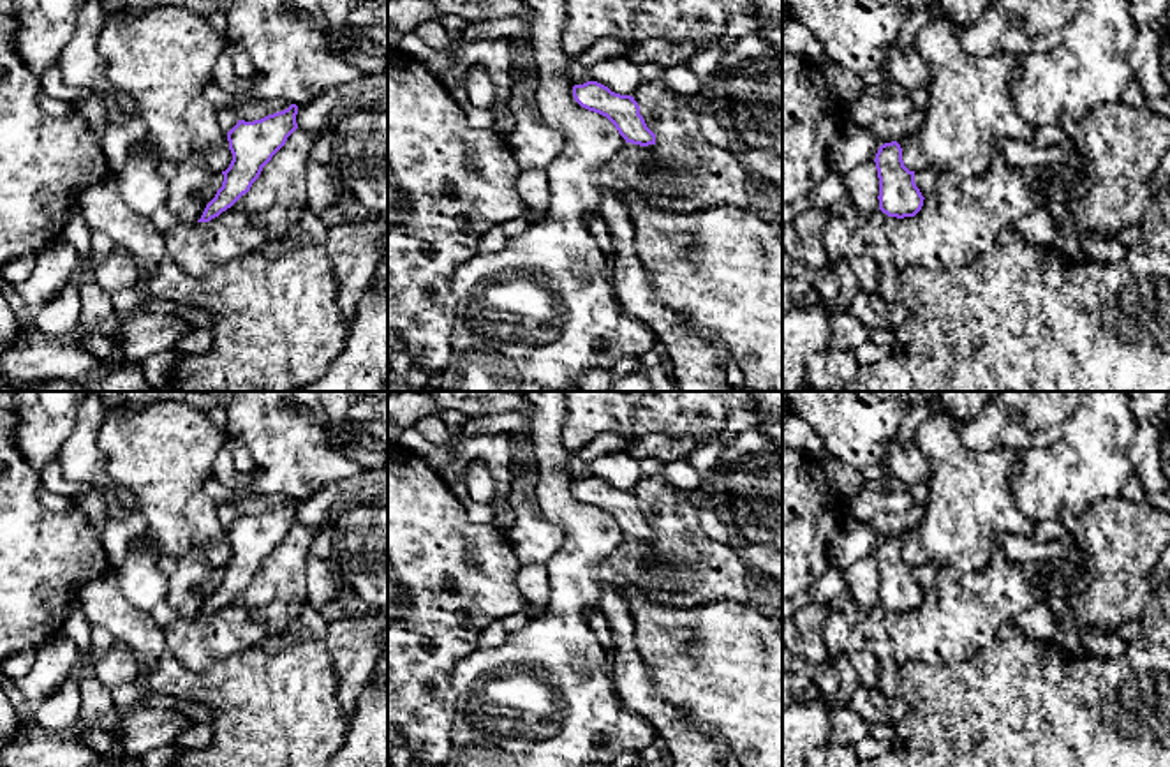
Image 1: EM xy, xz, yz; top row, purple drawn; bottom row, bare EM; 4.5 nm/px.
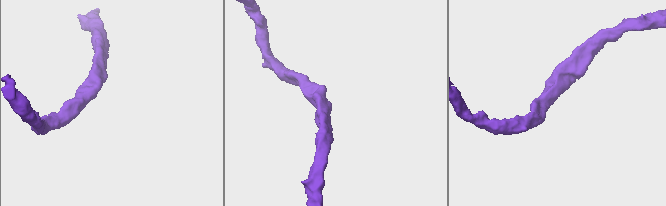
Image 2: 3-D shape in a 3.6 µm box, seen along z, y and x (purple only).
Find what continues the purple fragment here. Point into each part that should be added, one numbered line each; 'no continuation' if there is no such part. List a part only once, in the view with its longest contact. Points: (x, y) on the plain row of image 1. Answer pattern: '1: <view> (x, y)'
no continuation

